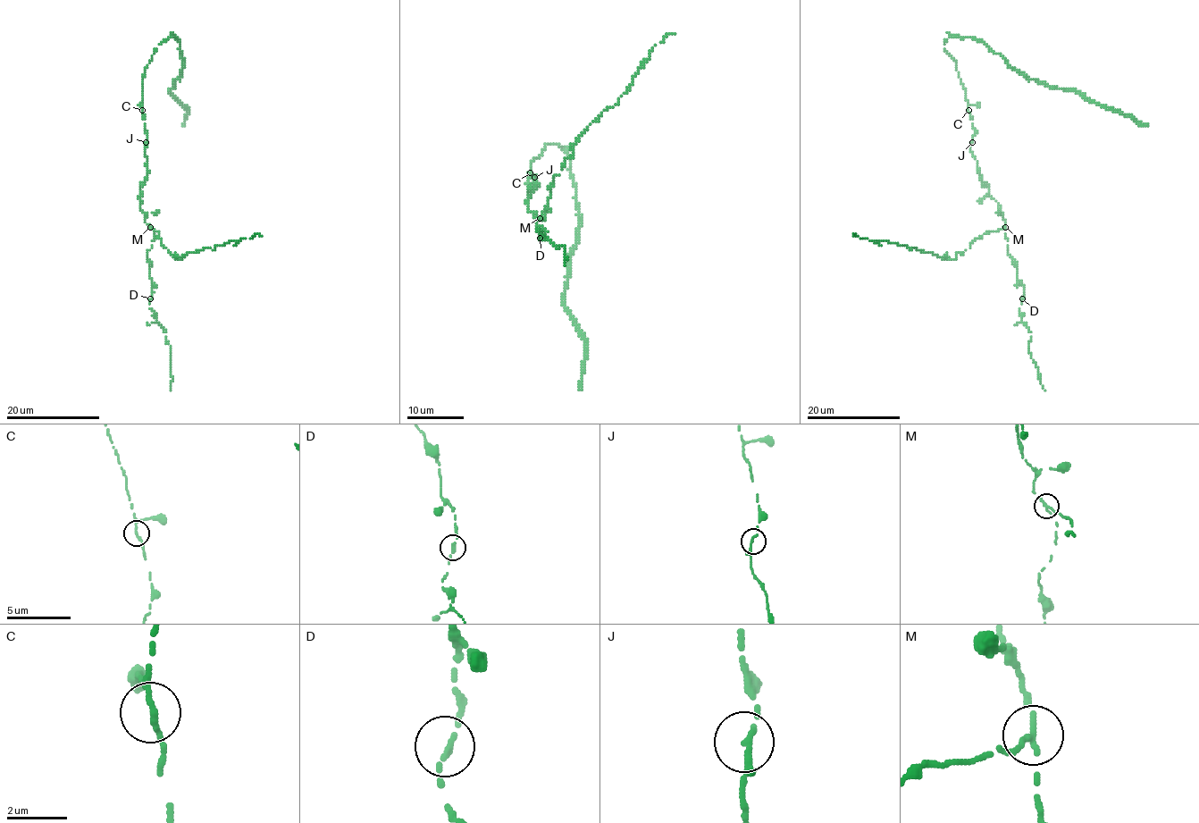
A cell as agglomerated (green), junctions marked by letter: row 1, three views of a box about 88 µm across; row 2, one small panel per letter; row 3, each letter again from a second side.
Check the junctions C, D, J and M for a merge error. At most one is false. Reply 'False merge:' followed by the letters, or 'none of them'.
False merge: M

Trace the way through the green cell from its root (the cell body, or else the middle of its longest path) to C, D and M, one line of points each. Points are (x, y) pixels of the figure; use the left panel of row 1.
C: (144, 127), (142, 110)
D: (144, 127), (147, 177), (140, 188), (139, 205), (154, 233), (146, 256), (152, 284), (150, 298)
M: (144, 127), (147, 136), (146, 143), (147, 177), (140, 188), (139, 205), (150, 227)

